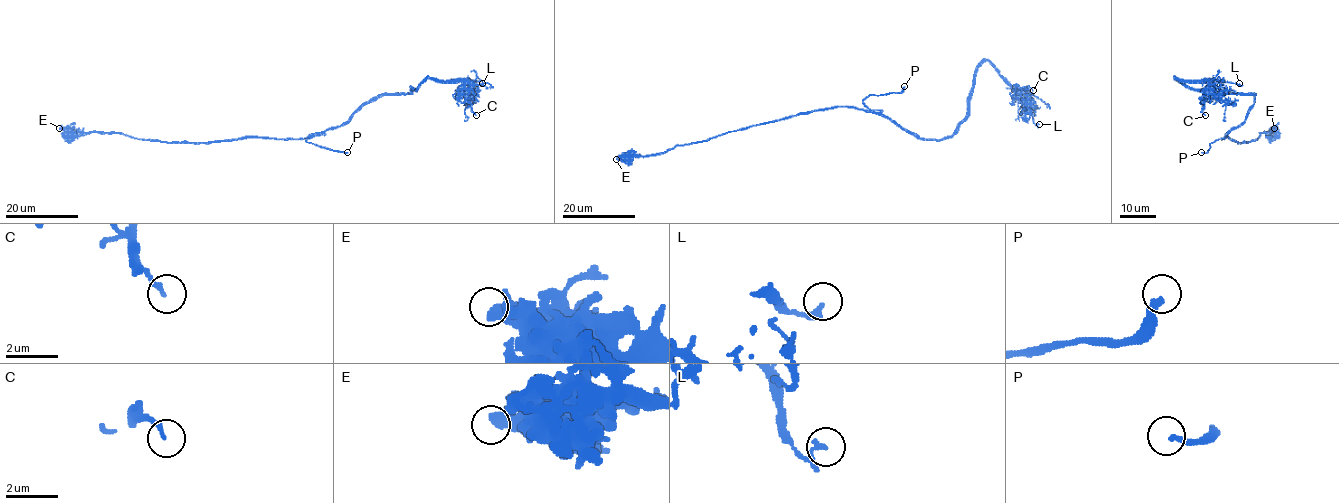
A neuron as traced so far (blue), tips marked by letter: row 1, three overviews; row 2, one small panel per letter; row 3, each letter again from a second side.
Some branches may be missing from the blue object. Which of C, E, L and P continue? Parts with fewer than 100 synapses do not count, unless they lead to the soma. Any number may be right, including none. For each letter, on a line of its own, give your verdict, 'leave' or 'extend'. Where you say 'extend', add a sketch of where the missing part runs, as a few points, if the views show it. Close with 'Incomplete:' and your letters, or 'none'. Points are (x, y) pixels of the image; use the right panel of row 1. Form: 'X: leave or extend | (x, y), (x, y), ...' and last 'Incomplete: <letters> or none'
C: leave
E: leave
L: leave
P: extend | (1201, 152), (1176, 151), (1163, 140), (1158, 122), (1160, 110), (1174, 105)
Incomplete: P

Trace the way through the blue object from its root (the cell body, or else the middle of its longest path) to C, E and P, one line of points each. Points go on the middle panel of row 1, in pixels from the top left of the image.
C: (880, 114), (920, 137), (942, 140), (950, 137), (967, 115), (974, 71), (986, 61), (1019, 92), (1033, 90)
E: (880, 114), (851, 107), (819, 109), (728, 131), (706, 140), (677, 145), (663, 152), (616, 159)
P: (880, 114), (874, 113), (863, 100), (870, 95), (900, 92), (904, 86)

